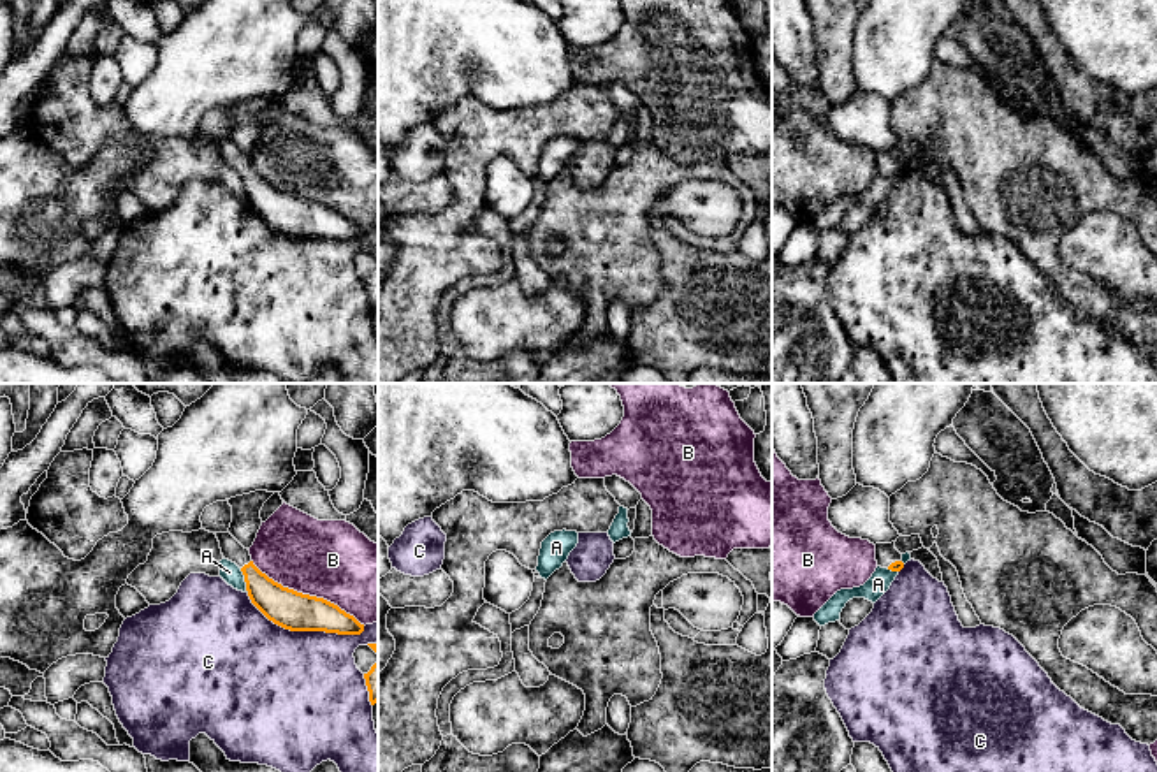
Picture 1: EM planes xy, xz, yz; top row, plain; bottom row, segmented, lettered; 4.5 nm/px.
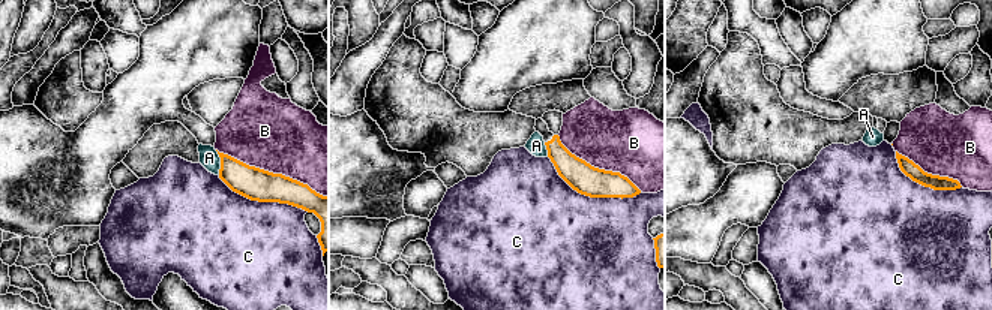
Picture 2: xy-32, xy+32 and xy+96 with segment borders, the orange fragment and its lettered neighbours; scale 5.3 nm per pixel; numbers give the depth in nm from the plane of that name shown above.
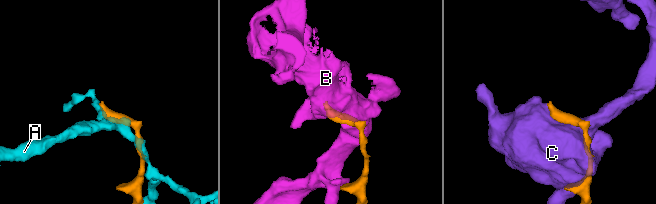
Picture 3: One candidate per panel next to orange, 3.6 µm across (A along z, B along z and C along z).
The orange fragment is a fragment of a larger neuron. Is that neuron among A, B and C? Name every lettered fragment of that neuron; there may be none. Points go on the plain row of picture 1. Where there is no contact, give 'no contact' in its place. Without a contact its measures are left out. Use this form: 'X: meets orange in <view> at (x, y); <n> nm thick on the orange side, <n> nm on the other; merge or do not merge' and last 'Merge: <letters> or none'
A: meets orange in xy at (245, 187); 180 nm thick on the orange side, 90 nm on the other; do not merge
B: meets orange in xy at (308, 201); 180 nm thick on the orange side, 360 nm on the other; do not merge
C: meets orange in xy at (305, 236); 180 nm thick on the orange side, 500 nm on the other; do not merge
Merge: none

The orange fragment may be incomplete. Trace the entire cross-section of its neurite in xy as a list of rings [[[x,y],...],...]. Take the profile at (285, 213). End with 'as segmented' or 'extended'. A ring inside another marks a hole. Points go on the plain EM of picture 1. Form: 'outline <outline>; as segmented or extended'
outline [[[229,137],[215,139],[225,165],[236,169],[246,188],[251,209],[274,230],[290,237],[325,237],[338,241],[360,241],[364,230],[338,211],[283,193],[262,179],[244,155]]]; extended

